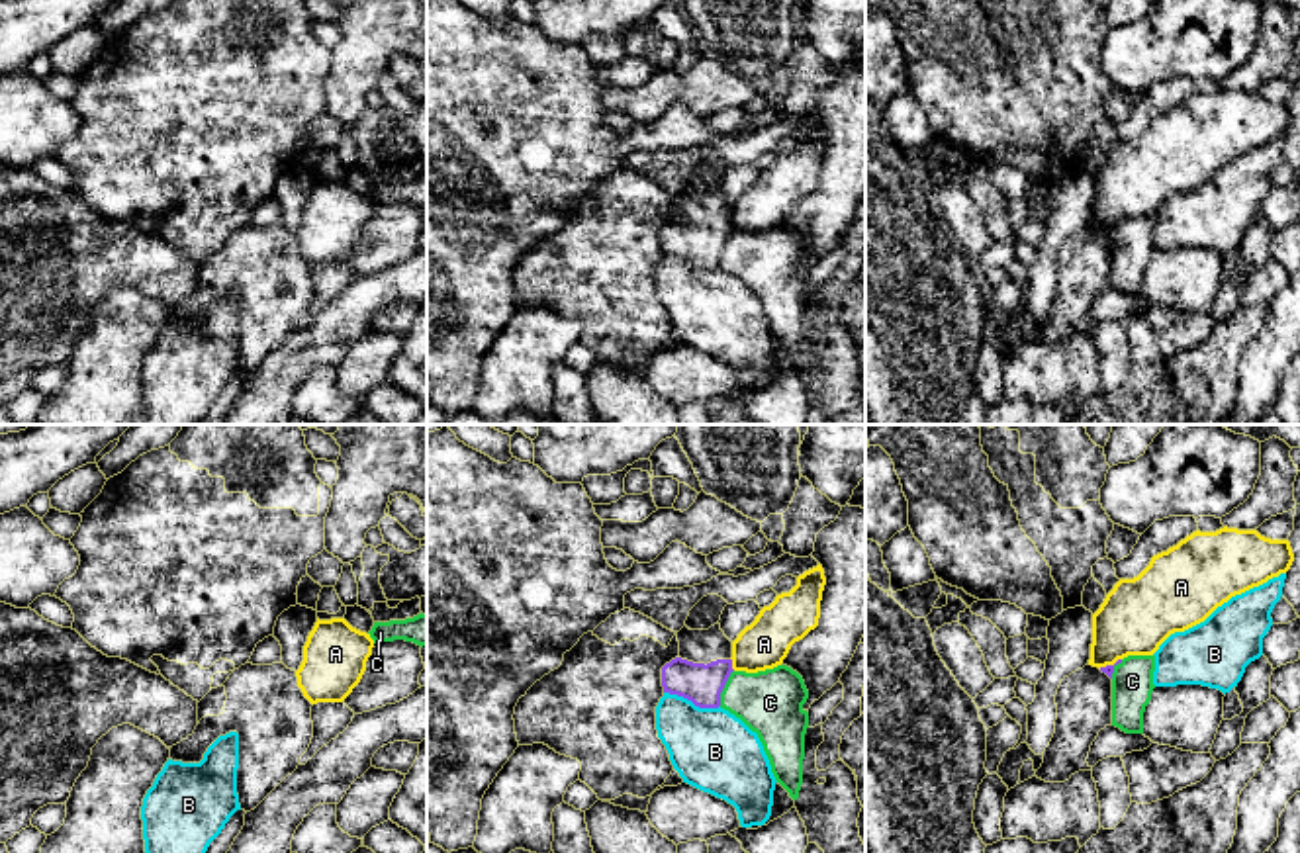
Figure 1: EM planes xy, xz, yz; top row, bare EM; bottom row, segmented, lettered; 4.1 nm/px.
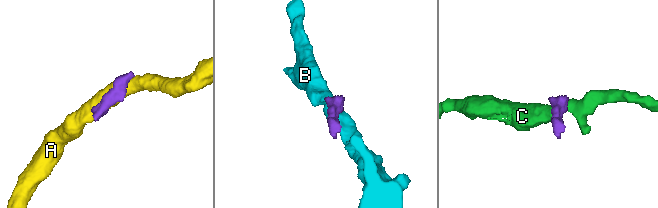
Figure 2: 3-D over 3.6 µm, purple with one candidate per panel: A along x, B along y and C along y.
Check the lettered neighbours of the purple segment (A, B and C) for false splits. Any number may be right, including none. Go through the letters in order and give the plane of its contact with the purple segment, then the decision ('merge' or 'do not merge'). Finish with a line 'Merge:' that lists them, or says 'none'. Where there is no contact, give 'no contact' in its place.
A: xz | do not merge
B: xz | do not merge
C: xz | do not merge
Merge: none

